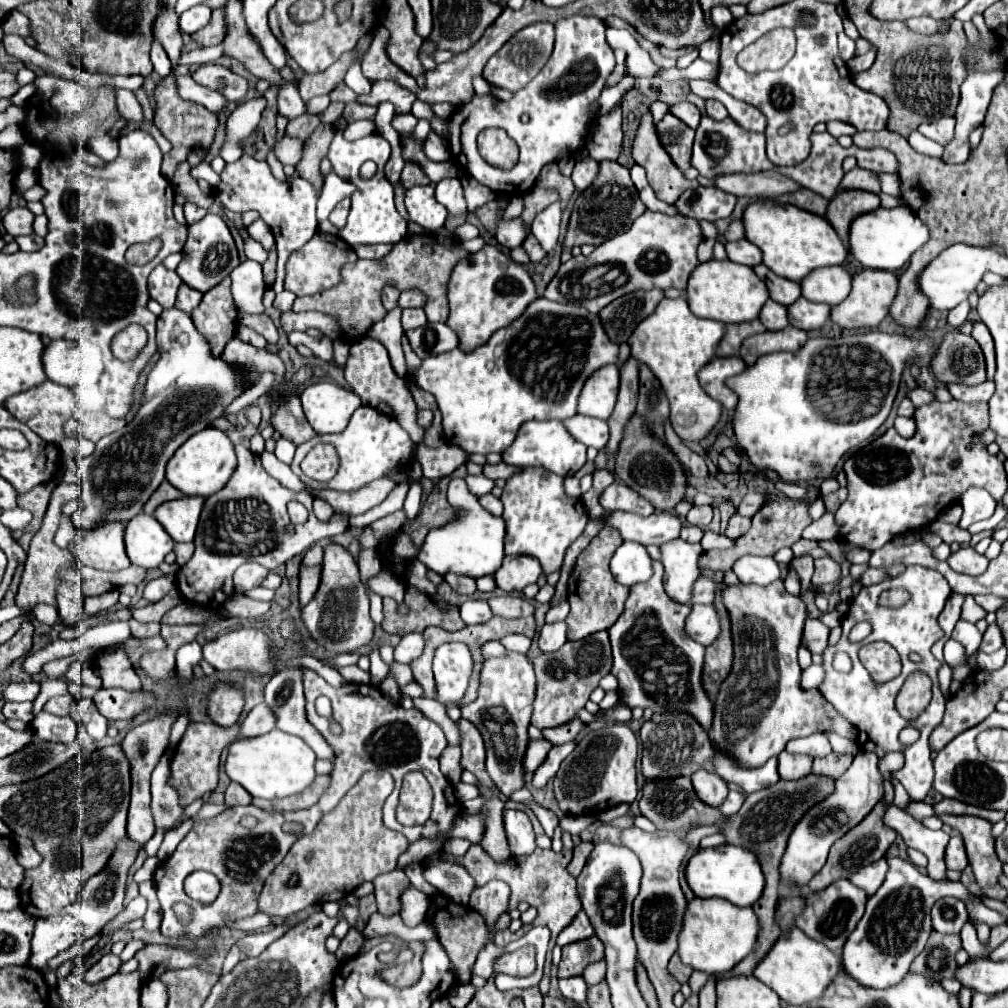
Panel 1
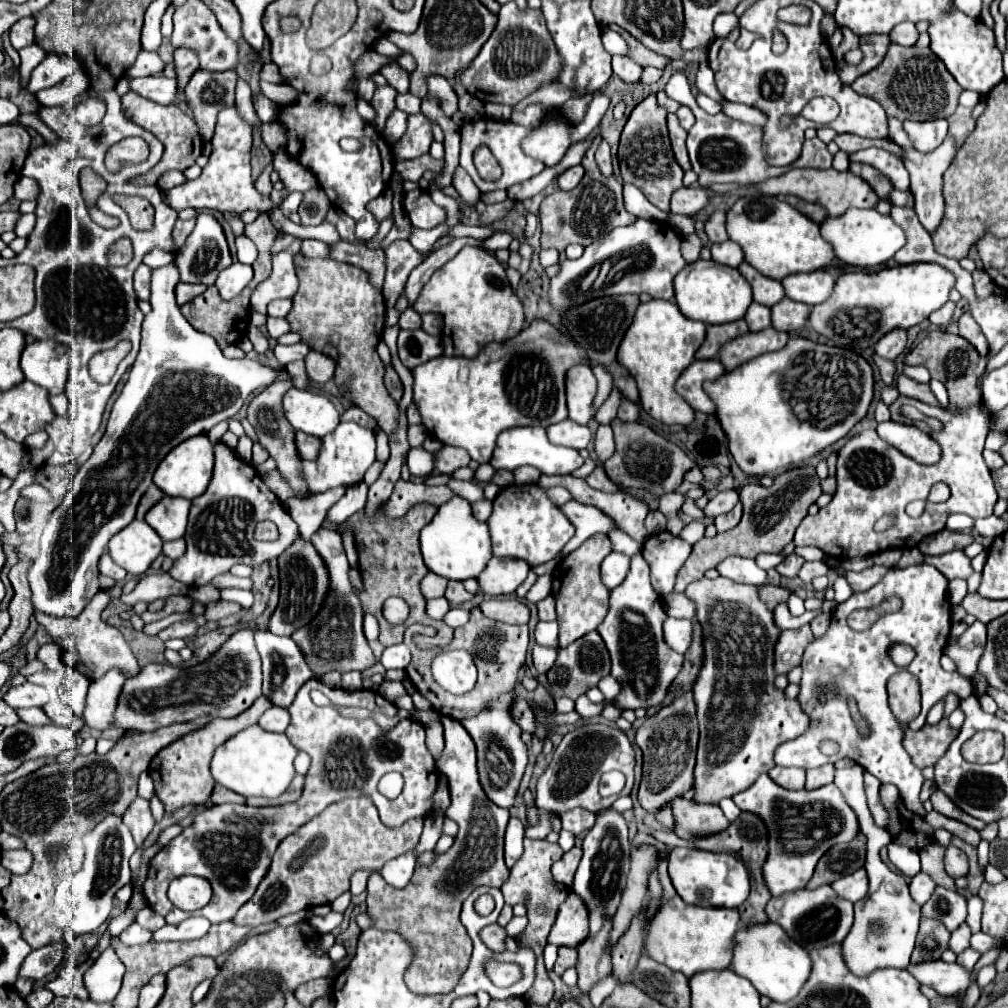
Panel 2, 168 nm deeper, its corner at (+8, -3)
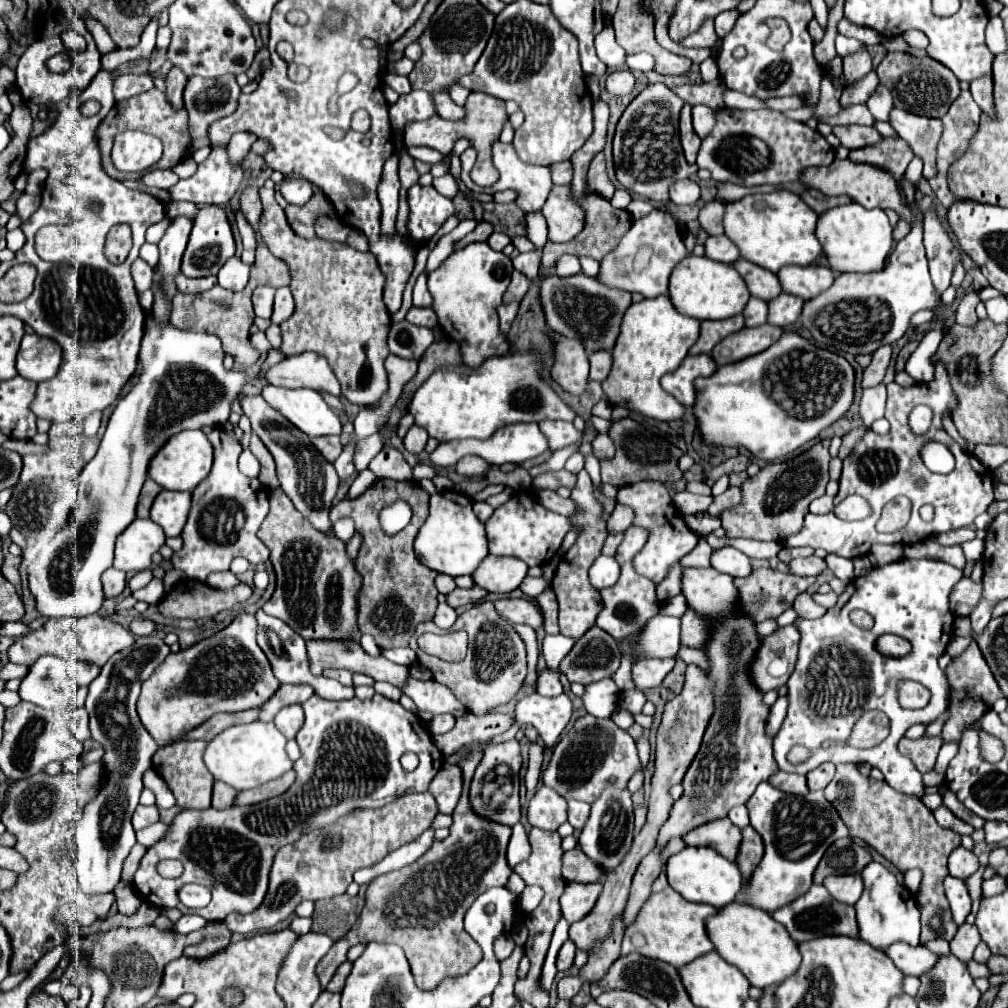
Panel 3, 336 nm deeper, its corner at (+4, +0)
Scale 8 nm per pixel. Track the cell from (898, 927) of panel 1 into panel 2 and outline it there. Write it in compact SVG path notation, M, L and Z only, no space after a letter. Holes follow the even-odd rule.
M858 764L837 769L835 771L835 785L843 791L847 803L851 803L853 811L859 813L859 825L861 831L867 835L867 861L865 869L869 875L869 893L865 899L855 903L855 923L841 943L843 949L843 961L851 969L851 973L859 977L867 977L877 969L895 967L895 969L907 969L909 957L915 945L915 937L919 931L919 905L913 901L909 893L907 877L899 871L889 869L881 857L879 850L887 846L892 838L888 831L875 827L871 823L871 813L867 811L867 799L863 791L863 767Z

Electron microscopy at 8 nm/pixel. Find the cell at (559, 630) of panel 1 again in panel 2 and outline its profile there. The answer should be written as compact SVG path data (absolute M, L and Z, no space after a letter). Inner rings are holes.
M535 643L531 655L533 655L533 665L535 665L535 669L539 671L539 675L545 675L545 673L551 669L551 665L555 663L557 649L555 649L555 647L549 647L549 645L539 645L539 643Z

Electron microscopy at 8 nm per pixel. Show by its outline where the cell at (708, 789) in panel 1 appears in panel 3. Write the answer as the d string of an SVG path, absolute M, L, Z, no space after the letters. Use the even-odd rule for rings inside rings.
M713 820L683 836L687 846L709 846L725 856L729 862L737 862L741 830L731 820Z

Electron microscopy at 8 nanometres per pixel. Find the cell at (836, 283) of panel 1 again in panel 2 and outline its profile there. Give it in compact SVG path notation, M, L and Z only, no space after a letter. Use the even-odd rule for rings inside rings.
M819 269L819 271L811 271L811 273L789 275L781 283L783 283L785 295L789 299L801 301L807 305L819 305L831 297L835 279L825 269Z

